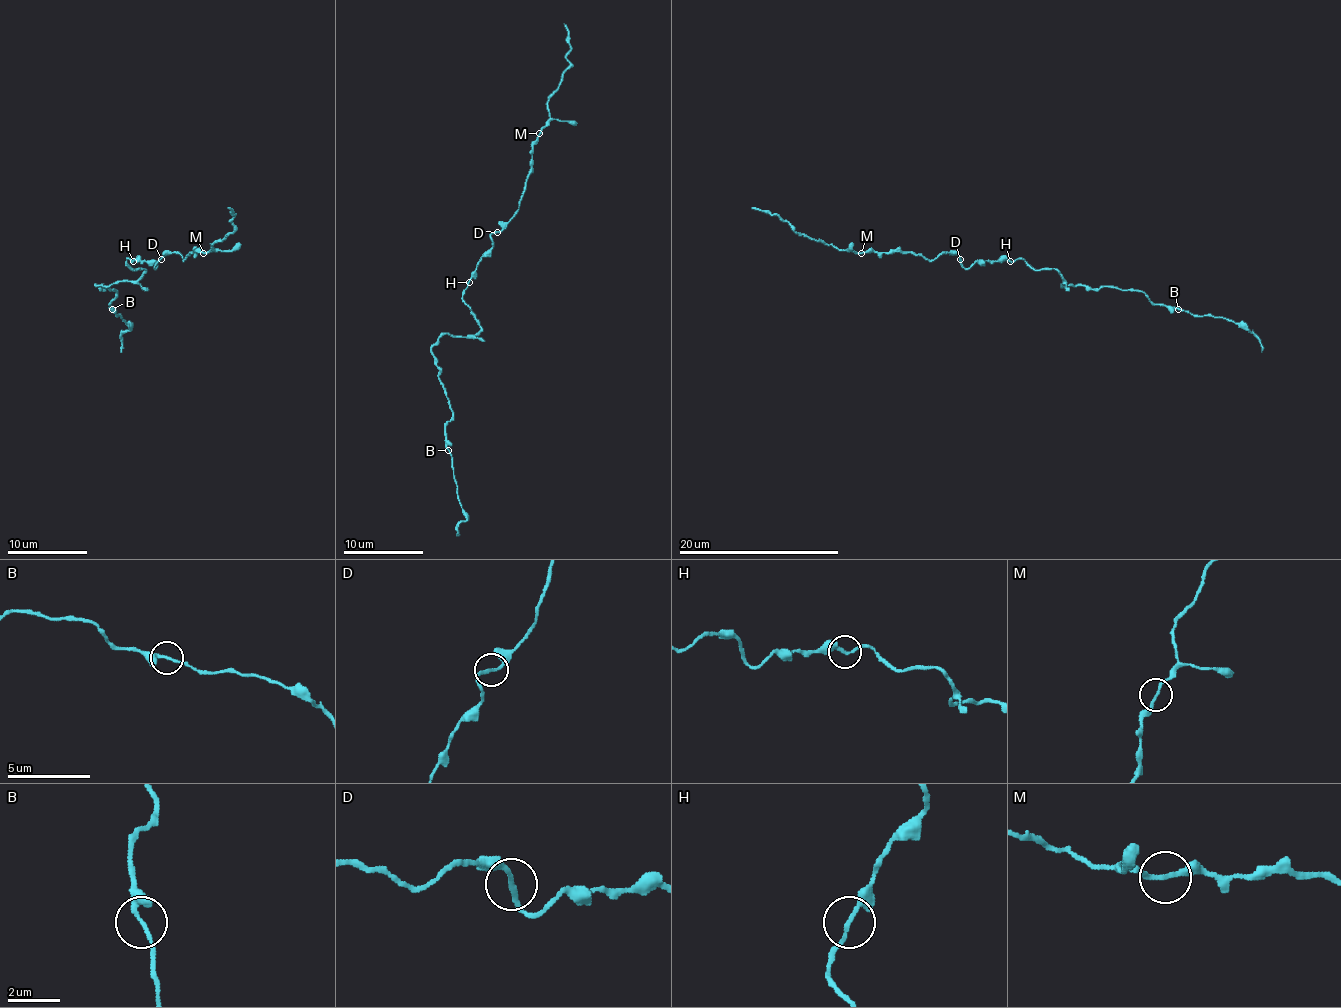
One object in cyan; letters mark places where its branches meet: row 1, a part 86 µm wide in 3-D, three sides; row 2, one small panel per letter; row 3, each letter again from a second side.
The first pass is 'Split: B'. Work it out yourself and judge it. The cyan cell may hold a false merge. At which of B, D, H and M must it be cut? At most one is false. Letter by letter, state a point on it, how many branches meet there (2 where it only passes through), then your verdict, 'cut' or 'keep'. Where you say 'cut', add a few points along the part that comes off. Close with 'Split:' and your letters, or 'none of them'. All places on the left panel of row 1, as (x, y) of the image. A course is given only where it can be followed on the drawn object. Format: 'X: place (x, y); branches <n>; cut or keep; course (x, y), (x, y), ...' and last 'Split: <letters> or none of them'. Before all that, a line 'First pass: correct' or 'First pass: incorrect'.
First pass: correct
B: place (112, 309); branches 2; cut; course (113, 309), (131, 327), (121, 335), (121, 351)
D: place (161, 259); branches 2; keep
H: place (133, 261); branches 2; keep
M: place (203, 253); branches 2; keep
Split: B

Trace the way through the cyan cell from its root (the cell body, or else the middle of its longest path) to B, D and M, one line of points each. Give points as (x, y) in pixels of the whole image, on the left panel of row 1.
B: (129, 259), (127, 263), (133, 269), (145, 271), (135, 281), (95, 285), (117, 291), (109, 303), (113, 309)
D: (129, 259), (155, 261), (155, 269), (161, 259)
M: (129, 259), (155, 261), (155, 269), (155, 265), (171, 253), (177, 253), (183, 259), (193, 251), (203, 253)

